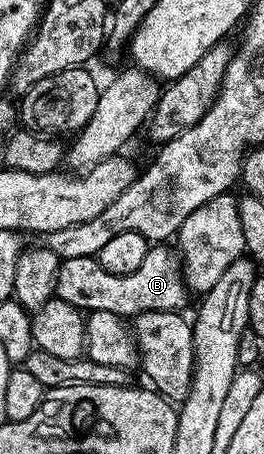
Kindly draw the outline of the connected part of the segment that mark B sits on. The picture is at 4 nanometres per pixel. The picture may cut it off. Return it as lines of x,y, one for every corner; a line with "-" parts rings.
151,246
140,269
136,269
136,273
123,275
108,273
108,269
104,269
104,265
100,265
93,255
61,260
56,273
54,294
83,313
107,311
123,317
133,317
149,311
181,312
186,303
188,288
182,278
179,256
166,247
169,246

